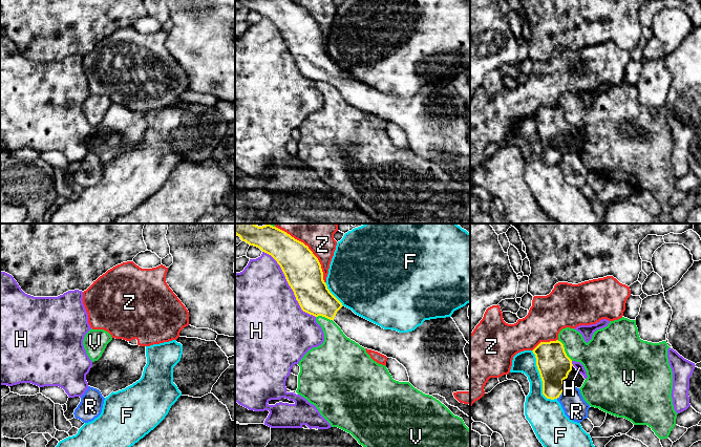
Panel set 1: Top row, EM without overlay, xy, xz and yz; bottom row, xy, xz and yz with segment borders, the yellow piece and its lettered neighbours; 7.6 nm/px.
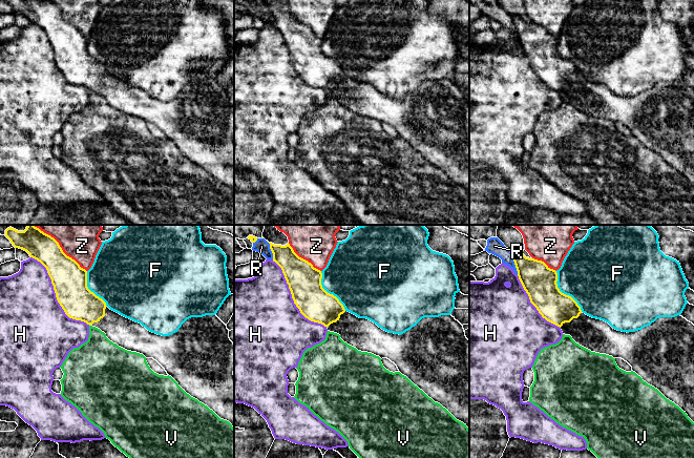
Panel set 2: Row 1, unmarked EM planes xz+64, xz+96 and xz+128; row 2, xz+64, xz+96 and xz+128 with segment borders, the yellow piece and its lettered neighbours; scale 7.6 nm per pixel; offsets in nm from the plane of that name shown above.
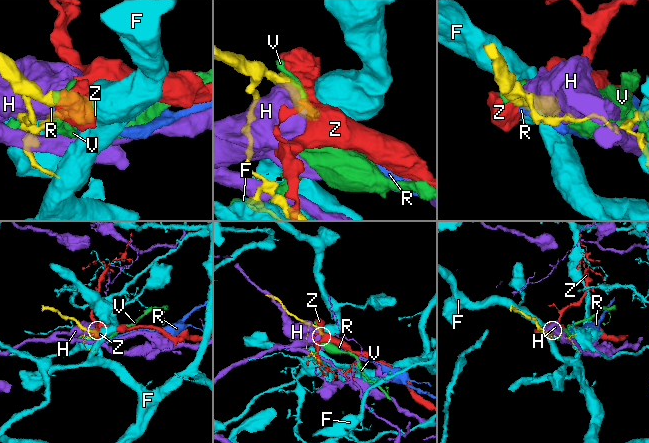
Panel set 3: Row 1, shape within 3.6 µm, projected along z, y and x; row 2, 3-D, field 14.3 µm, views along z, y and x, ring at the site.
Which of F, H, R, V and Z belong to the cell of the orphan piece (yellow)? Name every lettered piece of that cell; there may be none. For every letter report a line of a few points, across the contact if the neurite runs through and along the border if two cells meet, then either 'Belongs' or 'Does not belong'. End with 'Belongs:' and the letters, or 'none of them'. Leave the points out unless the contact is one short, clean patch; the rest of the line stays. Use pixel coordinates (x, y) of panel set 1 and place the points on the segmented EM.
F: Does not belong
H: Does not belong
R: Does not belong
V: Does not belong
Z: Does not belong
Belongs: none of them

